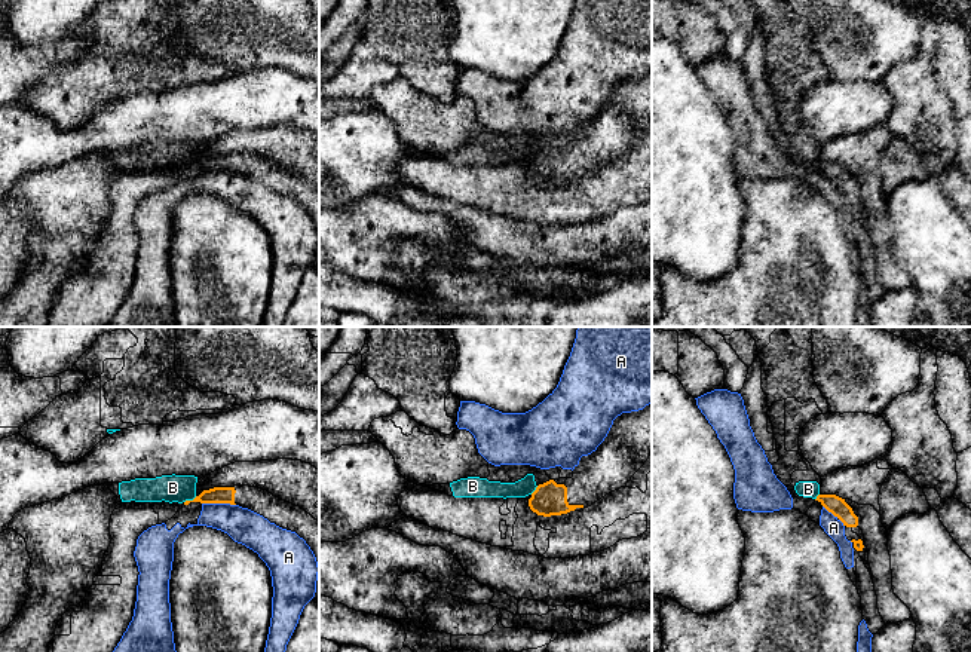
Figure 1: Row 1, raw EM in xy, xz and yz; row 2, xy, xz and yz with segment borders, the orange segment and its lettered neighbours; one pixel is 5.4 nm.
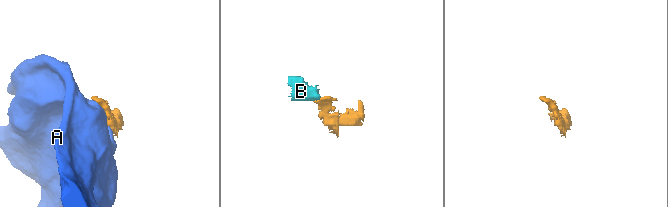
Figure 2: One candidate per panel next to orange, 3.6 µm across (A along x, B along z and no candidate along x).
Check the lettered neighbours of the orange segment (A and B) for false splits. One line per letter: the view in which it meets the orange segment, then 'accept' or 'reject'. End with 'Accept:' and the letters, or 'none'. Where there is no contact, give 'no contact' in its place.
A: xy | reject
B: xy | reject
Accept: none

